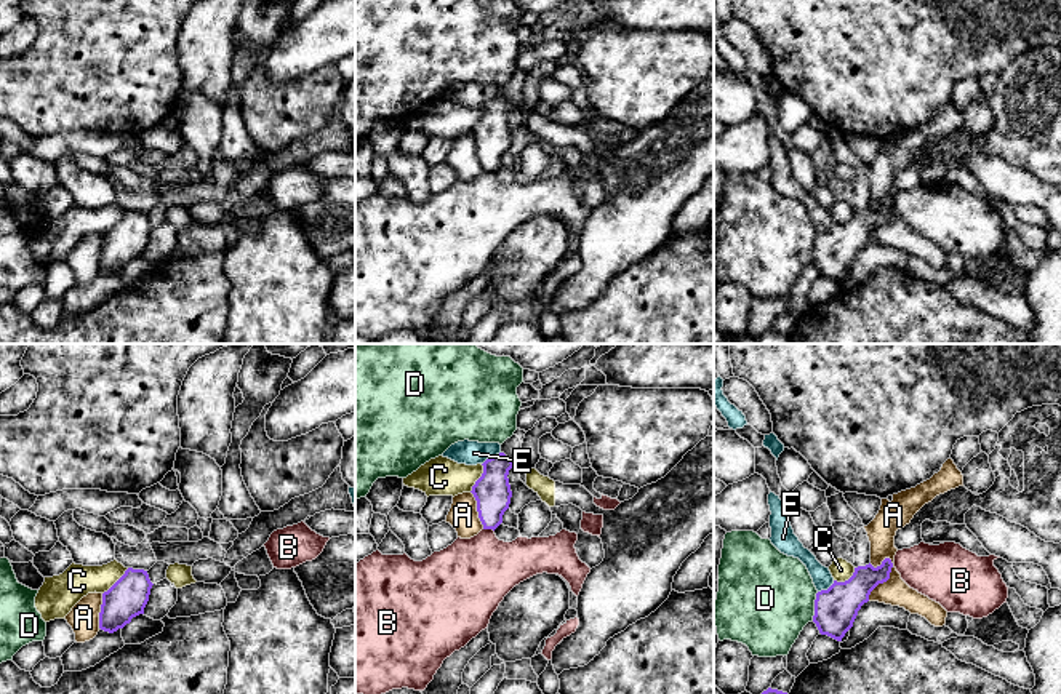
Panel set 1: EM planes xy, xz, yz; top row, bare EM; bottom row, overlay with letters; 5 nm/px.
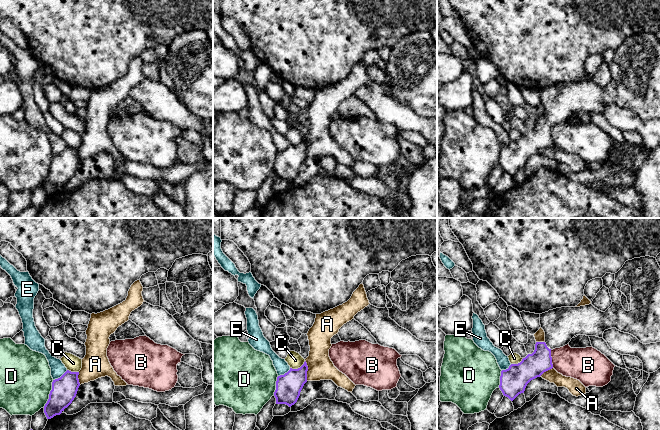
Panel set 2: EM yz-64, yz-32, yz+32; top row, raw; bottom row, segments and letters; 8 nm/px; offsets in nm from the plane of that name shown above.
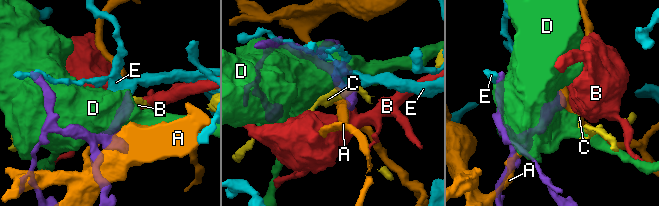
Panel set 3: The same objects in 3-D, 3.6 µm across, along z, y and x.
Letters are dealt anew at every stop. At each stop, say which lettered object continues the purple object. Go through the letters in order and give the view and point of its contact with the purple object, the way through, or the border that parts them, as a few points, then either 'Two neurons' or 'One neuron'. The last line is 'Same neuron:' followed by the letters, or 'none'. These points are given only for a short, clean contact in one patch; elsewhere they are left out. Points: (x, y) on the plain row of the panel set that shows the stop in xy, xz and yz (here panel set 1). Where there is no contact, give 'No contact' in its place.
A: Touches purple at yz (885, 223). Two neurons
B: Touches purple at xz (488, 170). Boundary: xz (484, 170), (493, 173). Two neurons
C: Touches purple at xz (479, 120). Boundary: xz (482, 106), (482, 115), (469, 133). Two neurons
D: Touches purple at yz (815, 248). Two neurons
E: Touches purple at xz (490, 99). Boundary: xz (500, 93), (482, 106). Two neurons
Same neuron: none

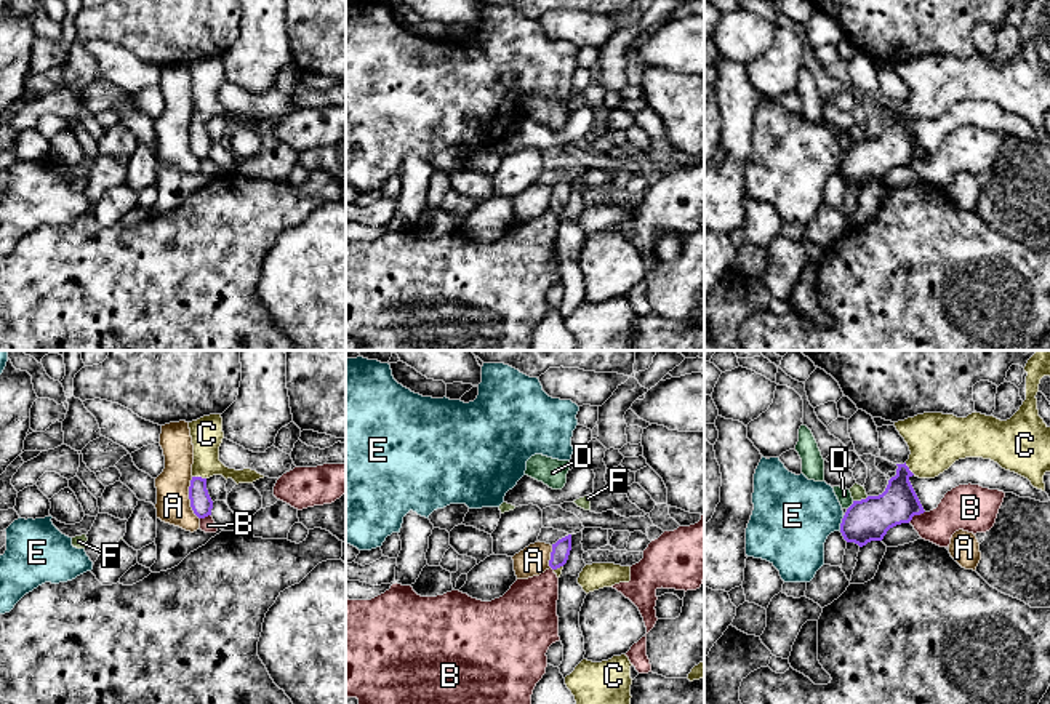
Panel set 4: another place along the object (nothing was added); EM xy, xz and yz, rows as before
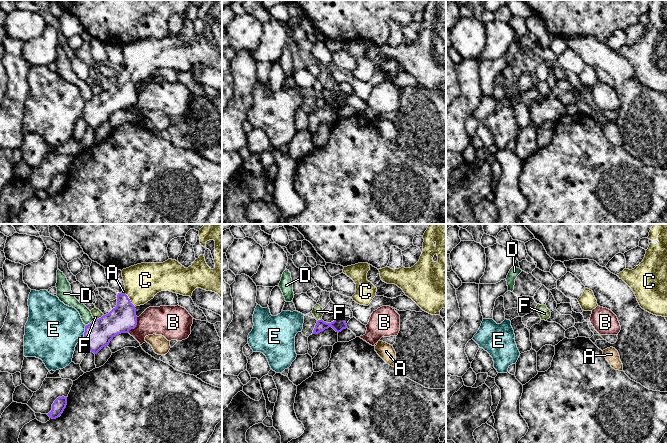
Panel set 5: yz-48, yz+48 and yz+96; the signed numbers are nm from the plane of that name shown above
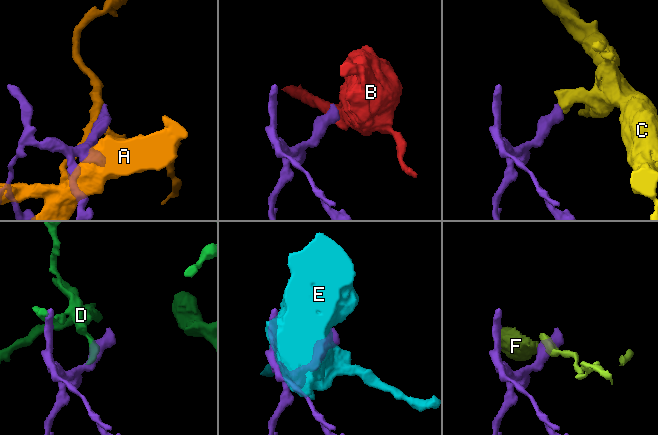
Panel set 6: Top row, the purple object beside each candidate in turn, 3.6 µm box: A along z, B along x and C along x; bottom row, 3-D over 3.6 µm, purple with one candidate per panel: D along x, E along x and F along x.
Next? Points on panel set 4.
A: Touches purple at xy (189, 140). Two neurons
B: Touches purple at yz (916, 156). Boundary: yz (924, 152), (908, 164). Two neurons
C: Touches purple at xy (199, 119). Path across: xy (200, 143), (199, 119), (207, 104), (207, 76). One neuron
D: Touches purple at yz (850, 148). Boundary: yz (853, 143), (847, 151). Two neurons
E: Touches purple at yz (841, 165). Two neurons
F: Touches purple at yz (861, 141). Boundary: yz (868, 138), (853, 143). Two neurons
Same neuron: C

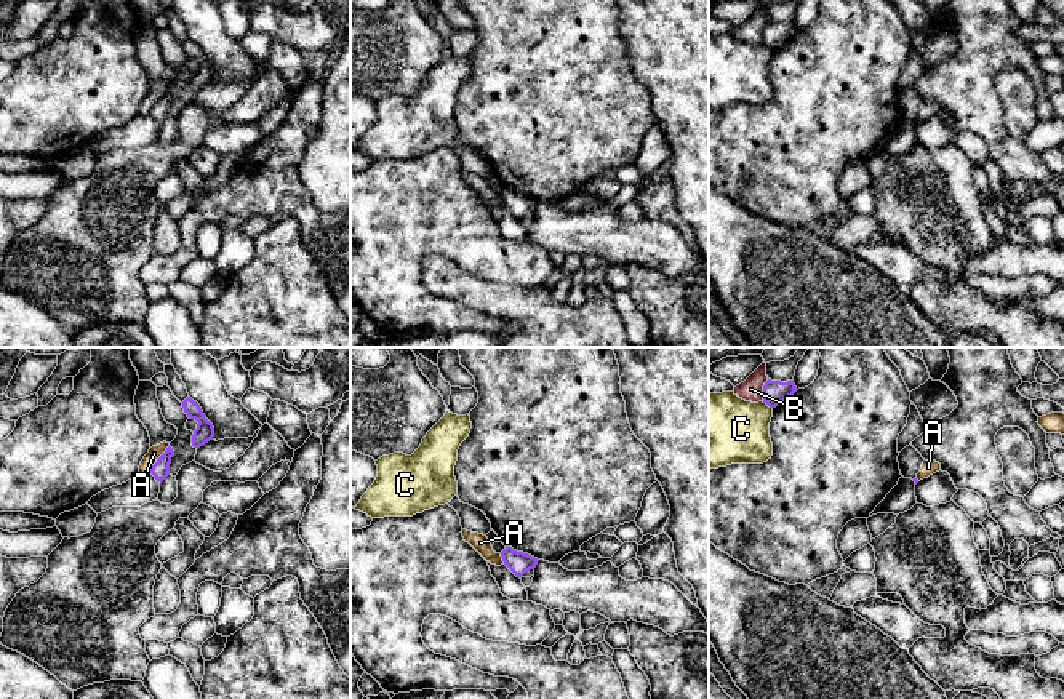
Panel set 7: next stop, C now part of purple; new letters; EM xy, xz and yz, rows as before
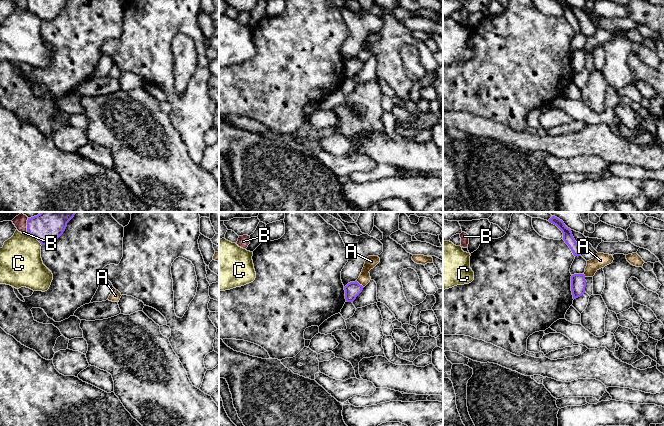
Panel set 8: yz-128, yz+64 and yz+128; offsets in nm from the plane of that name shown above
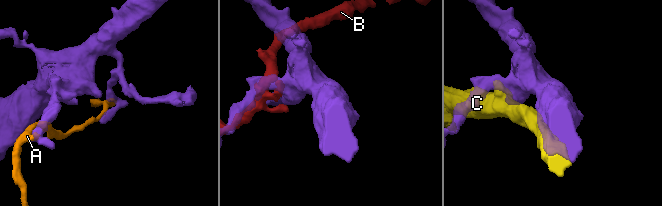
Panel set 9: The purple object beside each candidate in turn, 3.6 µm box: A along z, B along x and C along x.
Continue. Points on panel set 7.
A: Touches purple at xy (159, 99). Two neurons
B: Touches purple at yz (764, 32). Two neurons
C: Touches purple at yz (767, 45). Two neurons
Same neuron: none

